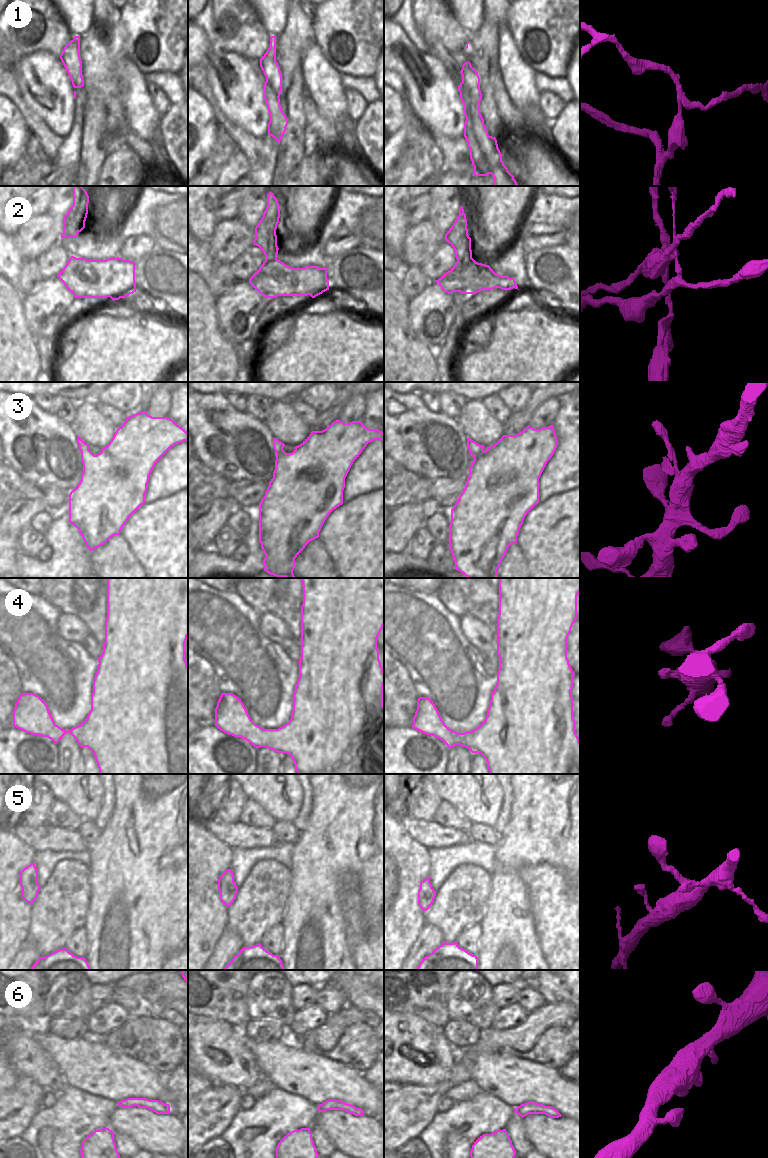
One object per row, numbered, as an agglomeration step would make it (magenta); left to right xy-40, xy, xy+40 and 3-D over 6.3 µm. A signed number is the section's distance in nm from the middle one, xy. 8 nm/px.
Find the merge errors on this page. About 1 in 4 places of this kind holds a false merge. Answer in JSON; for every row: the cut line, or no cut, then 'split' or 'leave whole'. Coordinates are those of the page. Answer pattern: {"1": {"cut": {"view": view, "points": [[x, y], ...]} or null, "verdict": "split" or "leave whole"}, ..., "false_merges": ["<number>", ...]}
{"1": {"cut": {"view": "xy", "points": [[266, 81], [278, 97]]}, "verdict": "split"}, "2": {"cut": {"view": "xy+40", "points": [[471, 257], [463, 265], [458, 264]]}, "verdict": "split"}, "3": {"cut": null, "verdict": "leave whole"}, "4": {"cut": null, "verdict": "leave whole"}, "5": {"cut": null, "verdict": "leave whole"}, "6": {"cut": null, "verdict": "leave whole"}, "false_merges": ["1", "2"]}

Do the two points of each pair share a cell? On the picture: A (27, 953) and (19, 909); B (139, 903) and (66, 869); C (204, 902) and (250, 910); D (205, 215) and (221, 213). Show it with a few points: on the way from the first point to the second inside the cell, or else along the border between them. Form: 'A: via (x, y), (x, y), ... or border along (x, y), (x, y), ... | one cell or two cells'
A: border along (25, 940), (12, 959) | two cells
B: border along (87, 867), (89, 872), (90, 902) | two cells
C: border along (228, 907), (228, 923), (225, 928) | two cells
D: border along (221, 196), (215, 209), (216, 221) | two cells

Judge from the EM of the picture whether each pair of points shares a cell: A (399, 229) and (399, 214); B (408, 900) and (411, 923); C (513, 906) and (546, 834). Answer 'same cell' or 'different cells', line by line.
A: same cell
B: same cell
C: same cell

